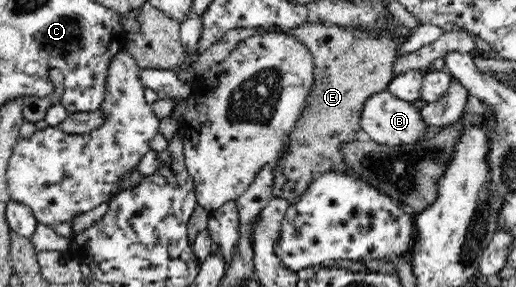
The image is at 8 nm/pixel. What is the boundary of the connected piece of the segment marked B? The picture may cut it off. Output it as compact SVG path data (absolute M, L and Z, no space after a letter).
M388 90L370 96L366 100L360 118L360 128L369 134L371 140L392 147L423 142L427 127L421 111L413 105L413 102L399 100L399 97L393 96Z

